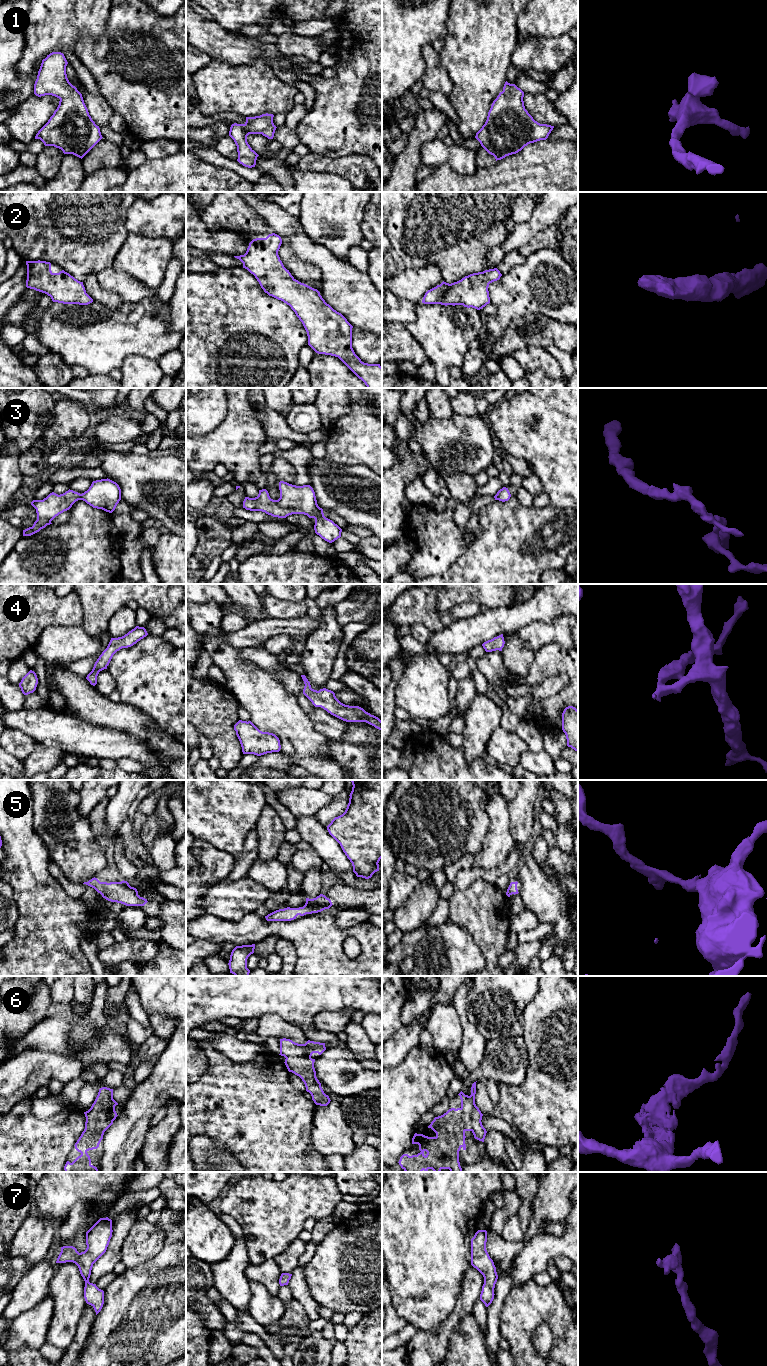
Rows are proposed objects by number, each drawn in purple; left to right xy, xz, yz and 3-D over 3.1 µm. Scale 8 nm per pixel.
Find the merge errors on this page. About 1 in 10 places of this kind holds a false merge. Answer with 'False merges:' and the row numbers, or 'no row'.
False merges: no row

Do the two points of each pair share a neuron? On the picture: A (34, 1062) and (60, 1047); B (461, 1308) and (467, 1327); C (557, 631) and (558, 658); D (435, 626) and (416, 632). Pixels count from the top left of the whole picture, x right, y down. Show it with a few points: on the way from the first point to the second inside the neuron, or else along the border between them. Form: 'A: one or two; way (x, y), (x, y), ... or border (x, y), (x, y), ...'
A: two; border (30, 1047), (76, 1057)
B: two; border (471, 1313), (459, 1322), (451, 1337)
C: two; border (567, 648), (555, 643), (546, 643), (535, 651)
D: two; border (410, 625), (422, 623), (431, 632)

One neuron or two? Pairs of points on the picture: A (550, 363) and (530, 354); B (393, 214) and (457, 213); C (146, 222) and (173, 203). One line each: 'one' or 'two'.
A: one
B: one
C: one

